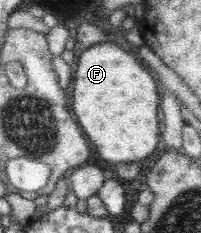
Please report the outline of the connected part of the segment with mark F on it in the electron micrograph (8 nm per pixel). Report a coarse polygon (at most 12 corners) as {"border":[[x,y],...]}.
{"border":[[93,44],[72,110],[106,162],[158,146],[162,90],[132,53]]}

